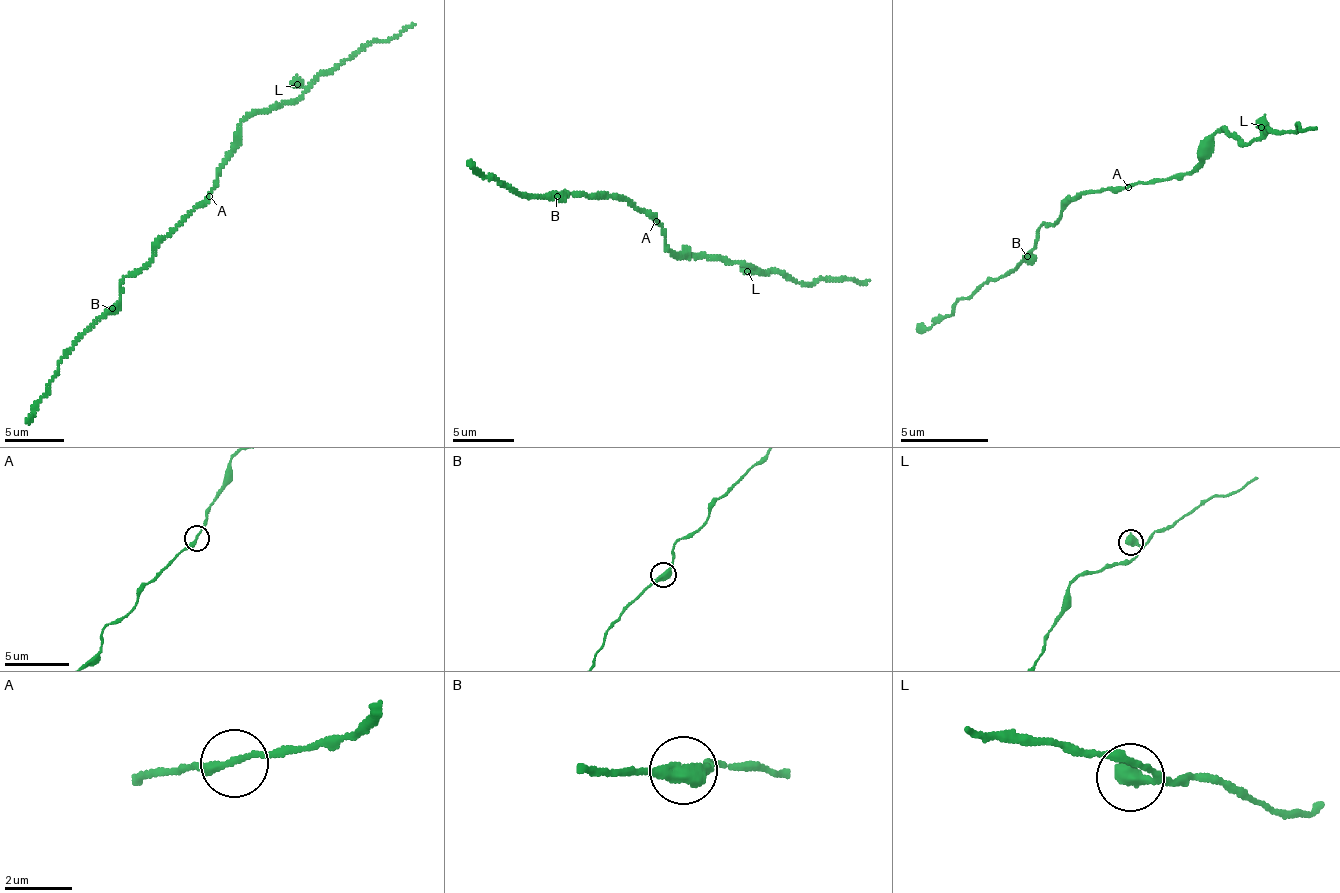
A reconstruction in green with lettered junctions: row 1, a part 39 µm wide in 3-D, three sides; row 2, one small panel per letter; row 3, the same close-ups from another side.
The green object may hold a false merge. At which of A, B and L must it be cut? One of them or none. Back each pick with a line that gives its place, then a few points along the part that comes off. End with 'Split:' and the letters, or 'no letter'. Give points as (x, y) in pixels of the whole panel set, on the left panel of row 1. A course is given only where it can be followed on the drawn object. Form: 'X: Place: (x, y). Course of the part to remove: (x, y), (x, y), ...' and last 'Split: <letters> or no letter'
Split: no letter

